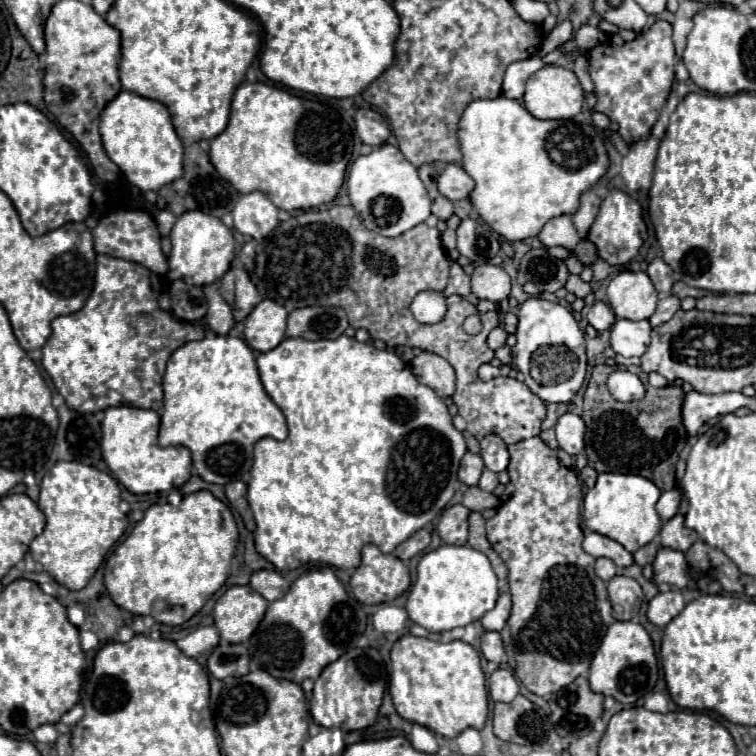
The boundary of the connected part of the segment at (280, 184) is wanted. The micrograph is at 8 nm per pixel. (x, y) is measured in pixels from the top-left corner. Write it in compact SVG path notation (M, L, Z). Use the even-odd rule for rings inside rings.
M243 82L231 102L227 128L211 140L211 162L241 194L261 190L281 210L313 208L331 202L345 176L353 132L337 110L299 98L285 88Z

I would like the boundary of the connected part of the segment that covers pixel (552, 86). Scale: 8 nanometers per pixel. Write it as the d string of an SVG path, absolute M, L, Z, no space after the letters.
M543 66L527 80L527 90L523 96L523 106L527 112L539 120L569 120L583 110L585 92L577 76L563 66Z

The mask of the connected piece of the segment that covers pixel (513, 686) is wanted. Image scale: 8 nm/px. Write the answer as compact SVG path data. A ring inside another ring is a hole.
M499 668L489 676L489 694L495 702L509 702L519 694L517 680L509 668Z

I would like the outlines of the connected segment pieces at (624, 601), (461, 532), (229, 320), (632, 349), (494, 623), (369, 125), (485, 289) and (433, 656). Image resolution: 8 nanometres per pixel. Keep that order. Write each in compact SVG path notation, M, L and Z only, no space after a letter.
M615 576L613 580L609 580L607 592L609 592L609 600L613 604L615 618L621 618L621 620L629 620L629 614L631 614L635 602L643 596L637 580L627 578L627 576Z
M463 504L445 508L437 524L439 538L445 544L457 544L457 546L465 544L467 542L467 518L469 518L469 510Z
M213 285L203 287L203 291L209 305L209 312L205 316L207 326L215 334L227 334L235 324L229 304L225 304L225 300L219 296L219 292Z
M617 320L611 326L611 348L621 356L641 356L649 346L651 326L647 320Z
M501 594L495 608L489 610L483 618L481 618L481 624L485 630L501 630L509 618L509 612L511 612L511 596L509 594Z
M359 108L355 114L355 124L357 124L359 138L365 144L369 146L385 144L389 136L389 126L379 112L375 112L373 108Z
M493 264L477 266L471 274L471 284L473 284L473 294L479 300L491 300L495 304L505 300L511 292L511 280L507 272L501 266Z
M411 634L401 636L390 653L390 679L388 692L391 694L393 706L401 718L409 722L423 724L433 732L441 734L443 738L455 738L465 728L481 730L485 726L489 704L487 704L487 690L485 690L485 674L481 670L479 652L461 640L453 642L433 642L427 638L417 638Z

